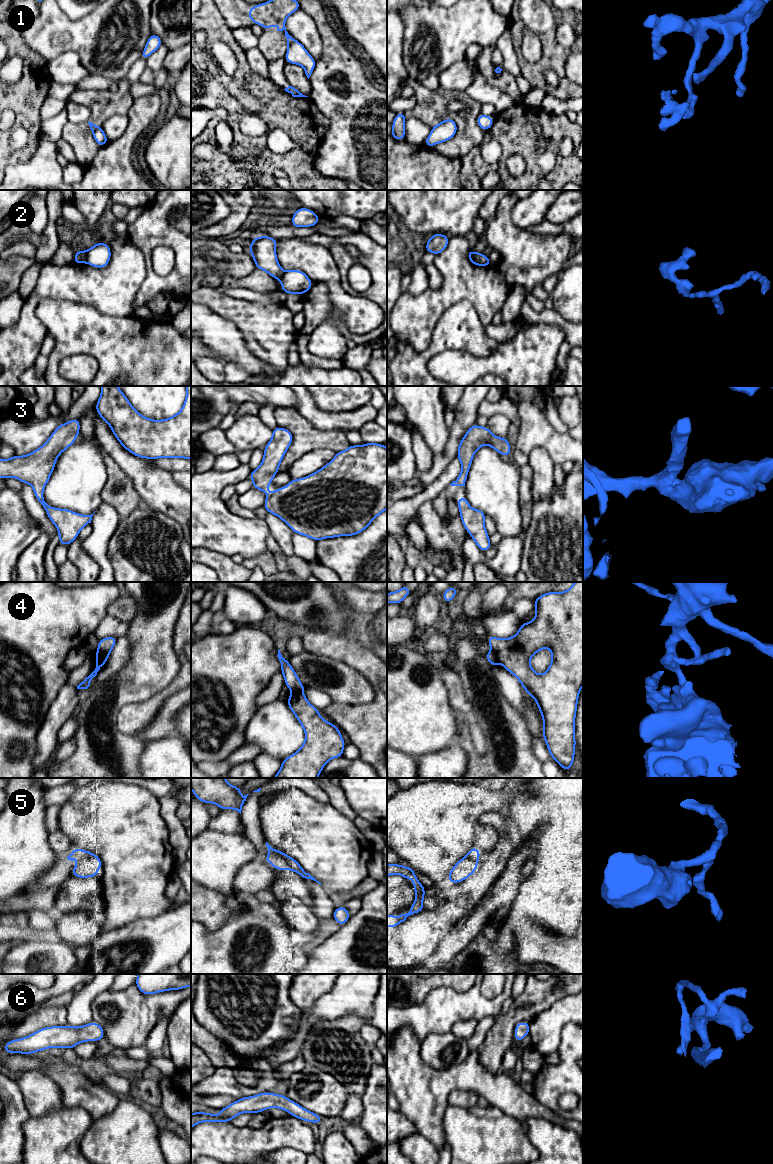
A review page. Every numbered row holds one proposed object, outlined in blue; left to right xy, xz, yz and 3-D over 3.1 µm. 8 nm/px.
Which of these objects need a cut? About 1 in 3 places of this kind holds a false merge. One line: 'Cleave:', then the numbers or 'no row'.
Cleave: 1, 2, 4, 5

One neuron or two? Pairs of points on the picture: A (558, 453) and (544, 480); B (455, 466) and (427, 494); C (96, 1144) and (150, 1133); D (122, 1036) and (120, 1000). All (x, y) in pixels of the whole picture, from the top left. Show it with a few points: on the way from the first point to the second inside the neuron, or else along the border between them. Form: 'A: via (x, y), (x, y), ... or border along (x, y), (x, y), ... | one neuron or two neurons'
A: border along (535, 448), (542, 447), (554, 463) | two neurons
B: via (450, 473), (434, 489) | one neuron
C: via (109, 1142), (126, 1140), (130, 1136), (137, 1135) | one neuron
D: via (124, 1027), (127, 1023), (127, 1009) | one neuron

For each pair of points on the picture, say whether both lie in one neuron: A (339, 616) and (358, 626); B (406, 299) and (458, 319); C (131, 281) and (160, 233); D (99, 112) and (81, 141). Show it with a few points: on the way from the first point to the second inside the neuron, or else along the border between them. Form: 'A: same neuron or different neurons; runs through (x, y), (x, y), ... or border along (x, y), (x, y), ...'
A: same neuron; runs through (344, 619), (353, 623)
B: different neurons; border along (462, 300), (452, 304), (440, 316), (431, 334)
C: different neurons; border along (129, 241), (143, 255), (146, 271), (143, 282)
D: same neuron; runs through (96, 119), (81, 134)

